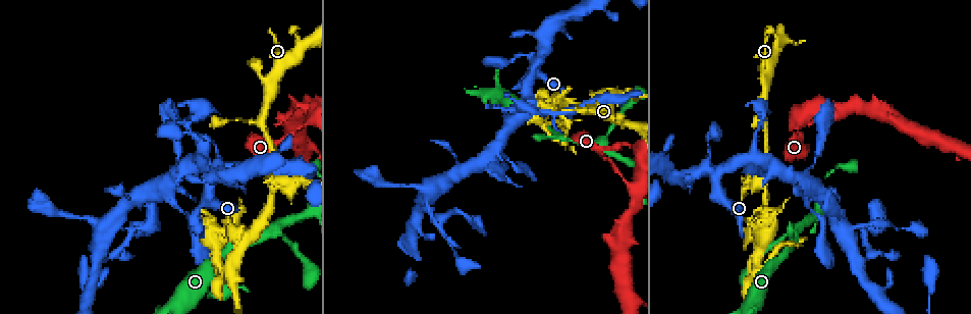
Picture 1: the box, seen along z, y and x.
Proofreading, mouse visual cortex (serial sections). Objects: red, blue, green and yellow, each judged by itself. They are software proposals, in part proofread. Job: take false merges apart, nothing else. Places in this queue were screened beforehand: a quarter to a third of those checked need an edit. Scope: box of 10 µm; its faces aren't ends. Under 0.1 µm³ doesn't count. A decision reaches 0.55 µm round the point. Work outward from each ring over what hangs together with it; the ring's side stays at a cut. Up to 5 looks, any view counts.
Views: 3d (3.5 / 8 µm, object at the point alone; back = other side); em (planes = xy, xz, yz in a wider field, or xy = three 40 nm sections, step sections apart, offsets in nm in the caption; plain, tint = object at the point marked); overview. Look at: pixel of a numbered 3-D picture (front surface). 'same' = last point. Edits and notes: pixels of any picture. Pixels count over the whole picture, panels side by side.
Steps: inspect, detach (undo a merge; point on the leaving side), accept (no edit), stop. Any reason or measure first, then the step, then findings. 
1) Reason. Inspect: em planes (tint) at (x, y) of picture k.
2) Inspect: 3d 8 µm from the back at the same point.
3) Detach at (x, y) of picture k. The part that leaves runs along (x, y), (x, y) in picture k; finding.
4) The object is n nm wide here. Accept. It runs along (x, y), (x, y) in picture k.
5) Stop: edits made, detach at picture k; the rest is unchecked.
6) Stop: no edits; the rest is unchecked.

Abrupt turn. Inspect: 3d 3.5 µm at (536, 63) of picture 1.

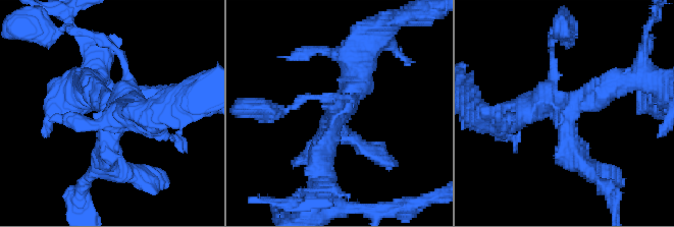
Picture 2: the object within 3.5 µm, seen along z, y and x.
4 arms meet here; the arms are 150, 300, 350, 350 nm wide. Inspect: em planes (tint) at (567, 117) of picture 2.

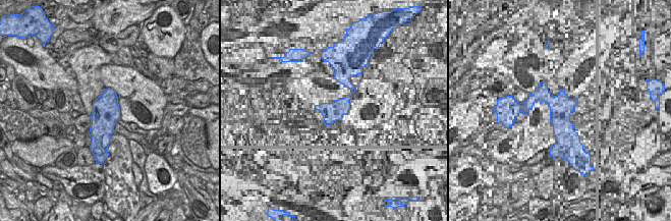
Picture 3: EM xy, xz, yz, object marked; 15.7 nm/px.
Accept. It runs along (589, 172), (566, 116), (619, 81) in picture 2; all the same cell.

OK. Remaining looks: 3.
Three-way junction. Inspect: 3d 3.5 µm at (275, 179) of picture 1.

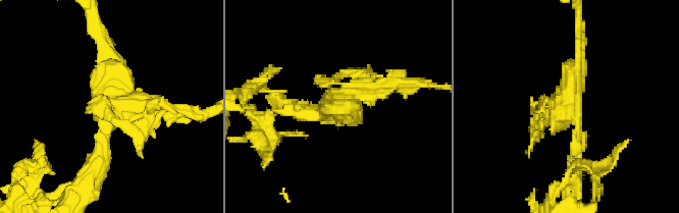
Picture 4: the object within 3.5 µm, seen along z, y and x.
Now the EM. Inspect: em xy step 2 (tint) at (569, 103) of picture 4.

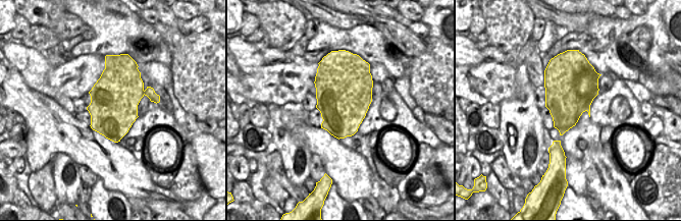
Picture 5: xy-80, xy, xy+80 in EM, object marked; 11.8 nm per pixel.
Accept. It runs along (578, 37), (576, 165) in picture 4; all the same cell.

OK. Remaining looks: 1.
Stop: no edits; the rest is unchecked.

